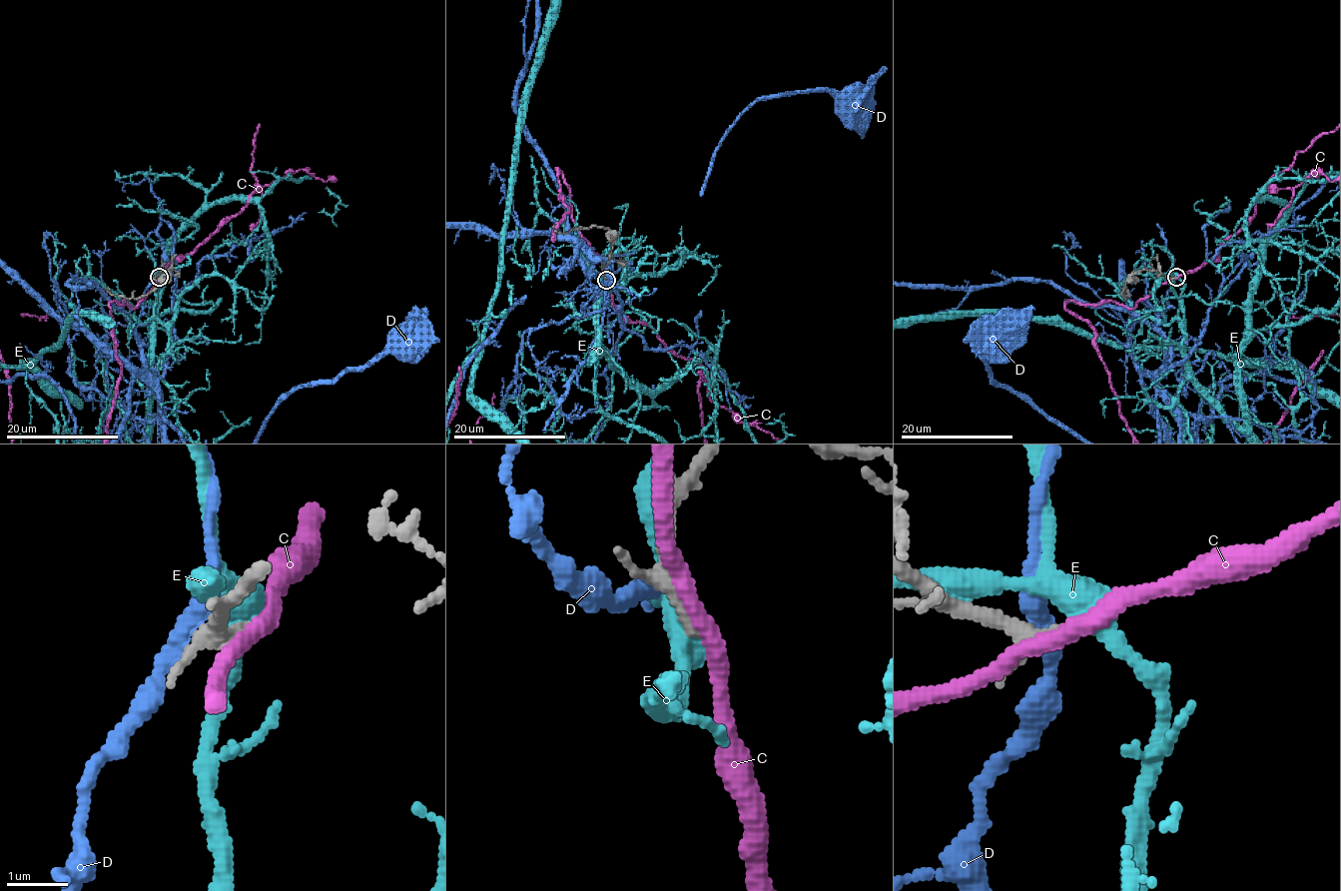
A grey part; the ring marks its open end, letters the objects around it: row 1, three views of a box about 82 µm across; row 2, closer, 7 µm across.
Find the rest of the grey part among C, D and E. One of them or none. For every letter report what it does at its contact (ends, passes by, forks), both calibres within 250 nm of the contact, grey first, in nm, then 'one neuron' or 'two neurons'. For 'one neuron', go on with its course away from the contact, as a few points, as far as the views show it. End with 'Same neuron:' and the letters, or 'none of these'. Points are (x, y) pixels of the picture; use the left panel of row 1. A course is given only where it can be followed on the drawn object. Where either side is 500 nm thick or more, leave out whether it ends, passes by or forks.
C: it passes by | 240/280 nm | two neurons
D: it passes by | 400/320 nm | two neurons
E: it forks | 170/360 nm | two neurons
Same neuron: none of these

